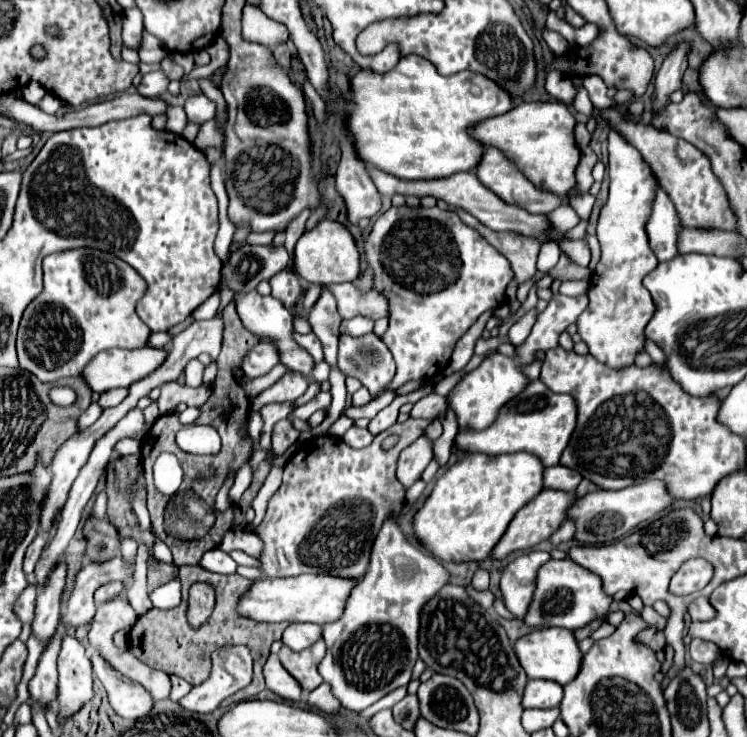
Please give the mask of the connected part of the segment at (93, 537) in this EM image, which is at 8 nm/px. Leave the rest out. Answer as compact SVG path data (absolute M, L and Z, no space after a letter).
M87 520L85 524L87 556L91 562L105 562L115 556L119 546L119 534L115 526L107 520Z

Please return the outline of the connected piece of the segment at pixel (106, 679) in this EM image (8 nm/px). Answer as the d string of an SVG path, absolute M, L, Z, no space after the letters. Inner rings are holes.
M97 650L91 654L91 664L93 664L93 672L103 682L109 694L109 702L113 710L121 718L139 720L151 712L151 706L155 706L155 700L151 700L151 694L143 690L143 686L119 674L109 662L105 662L105 658L101 658Z

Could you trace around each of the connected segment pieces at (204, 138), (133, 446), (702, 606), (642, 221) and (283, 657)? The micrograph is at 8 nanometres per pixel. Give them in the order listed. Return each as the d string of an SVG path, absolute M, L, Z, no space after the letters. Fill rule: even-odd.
M217 118L201 124L201 130L199 130L199 134L197 134L197 138L195 138L193 144L199 150L203 150L203 146L217 146L217 148L221 148L221 144L223 144L223 132L219 128Z
M123 438L115 444L115 452L119 456L129 456L129 454L139 454L141 452L141 442L131 440L131 438Z
M699 596L699 598L689 606L689 614L691 614L691 620L709 620L709 618L715 618L715 608L711 606L709 598Z
M615 130L609 132L609 178L609 200L601 208L597 224L601 260L591 278L589 306L577 318L577 328L593 358L609 368L623 370L635 364L639 352L645 352L645 326L655 312L653 298L643 286L643 278L659 264L645 232L657 180L641 154Z
M319 640L311 648L305 648L301 652L293 652L289 646L283 646L279 650L279 660L285 666L285 670L291 676L295 676L295 680L305 690L311 692L313 688L317 688L323 682L321 674L317 672L317 666L323 660L323 654L325 654L325 642Z

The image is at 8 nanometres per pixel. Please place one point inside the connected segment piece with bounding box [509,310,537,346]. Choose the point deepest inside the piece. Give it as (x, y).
(518, 332)

